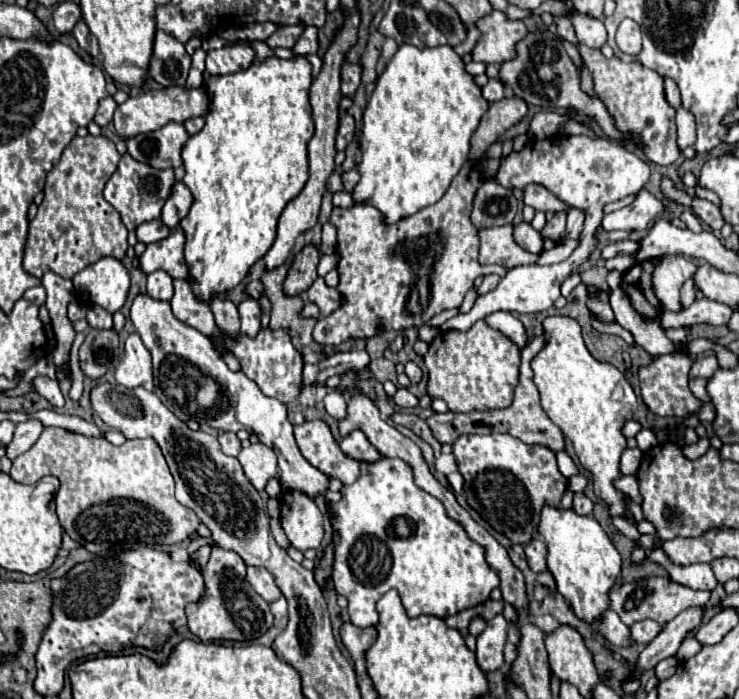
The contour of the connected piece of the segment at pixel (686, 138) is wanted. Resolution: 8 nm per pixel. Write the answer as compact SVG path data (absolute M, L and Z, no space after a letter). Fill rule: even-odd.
M678 108L676 110L676 126L678 126L678 146L682 150L686 146L694 146L694 142L696 142L696 122L694 122L694 116L688 110Z

